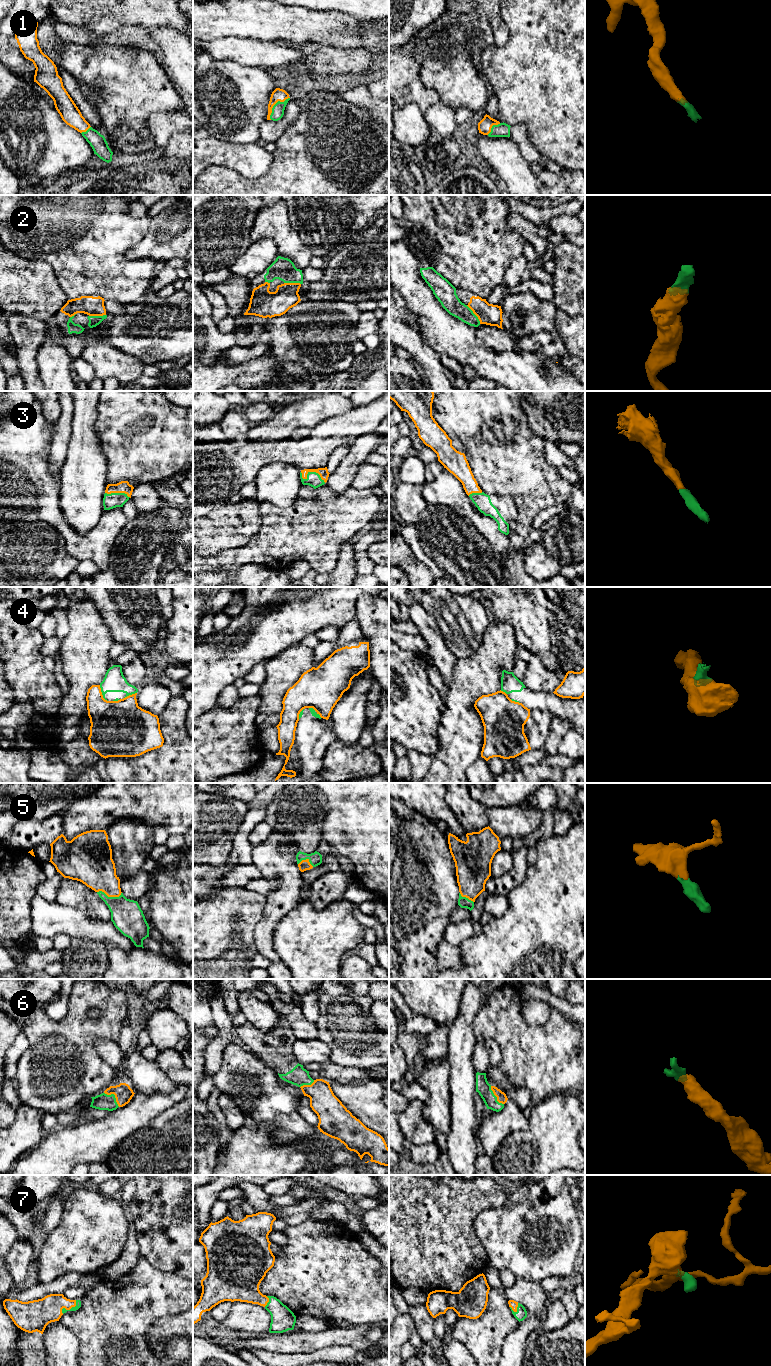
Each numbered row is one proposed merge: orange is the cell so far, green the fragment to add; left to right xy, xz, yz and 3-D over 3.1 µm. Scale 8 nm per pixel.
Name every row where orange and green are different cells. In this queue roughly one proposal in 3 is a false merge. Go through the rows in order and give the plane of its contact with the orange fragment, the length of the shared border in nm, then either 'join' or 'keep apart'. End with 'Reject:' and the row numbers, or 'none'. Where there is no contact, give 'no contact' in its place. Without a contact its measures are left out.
1: contact in xz; length 240 nm; join
2: contact in yz; length 190 nm; join
3: contact in xz; length 220 nm; join
4: contact in xy; length 150 nm; keep apart
5: contact in xy; length 200 nm; join
6: contact in xy; length 170 nm; join
7: contact in xy; length 160 nm; join
Reject: 4

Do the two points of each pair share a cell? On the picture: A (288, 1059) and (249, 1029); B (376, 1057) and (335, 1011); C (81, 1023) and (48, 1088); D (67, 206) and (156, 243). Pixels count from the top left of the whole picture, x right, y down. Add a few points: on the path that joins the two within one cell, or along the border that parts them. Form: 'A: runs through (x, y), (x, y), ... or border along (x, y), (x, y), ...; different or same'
A: runs through (278, 1053), (266, 1041), (259, 1039); same
B: runs through (361, 1048), (353, 1047), (335, 1029), (335, 1026); same
C: runs through (73, 1039), (62, 1054), (62, 1067), (57, 1072); same
D: border along (150, 219), (148, 232), (126, 254); different

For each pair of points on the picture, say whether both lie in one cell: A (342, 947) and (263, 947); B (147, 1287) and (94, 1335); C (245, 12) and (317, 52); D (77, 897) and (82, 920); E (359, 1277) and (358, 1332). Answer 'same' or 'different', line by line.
A: different
B: same
C: different
D: different
E: different

